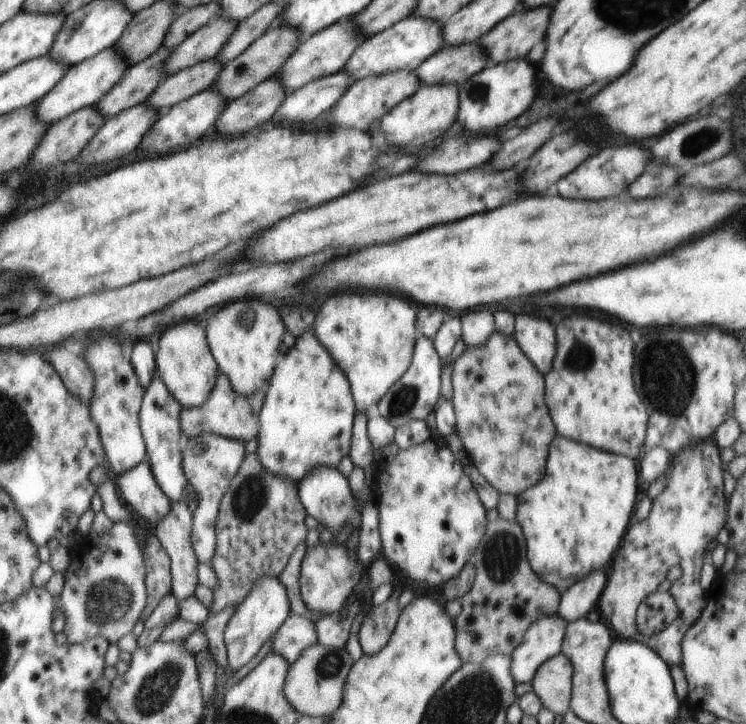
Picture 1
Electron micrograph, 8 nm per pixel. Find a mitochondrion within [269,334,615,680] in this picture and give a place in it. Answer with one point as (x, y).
(503, 553)

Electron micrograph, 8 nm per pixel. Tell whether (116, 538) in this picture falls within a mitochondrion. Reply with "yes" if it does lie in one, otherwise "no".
no

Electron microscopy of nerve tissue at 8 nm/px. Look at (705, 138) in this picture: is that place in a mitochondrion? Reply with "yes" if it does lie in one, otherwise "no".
yes

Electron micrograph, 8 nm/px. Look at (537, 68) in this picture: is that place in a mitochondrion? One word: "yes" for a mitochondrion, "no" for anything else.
no

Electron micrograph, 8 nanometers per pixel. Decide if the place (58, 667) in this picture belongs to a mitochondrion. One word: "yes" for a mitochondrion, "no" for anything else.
no

